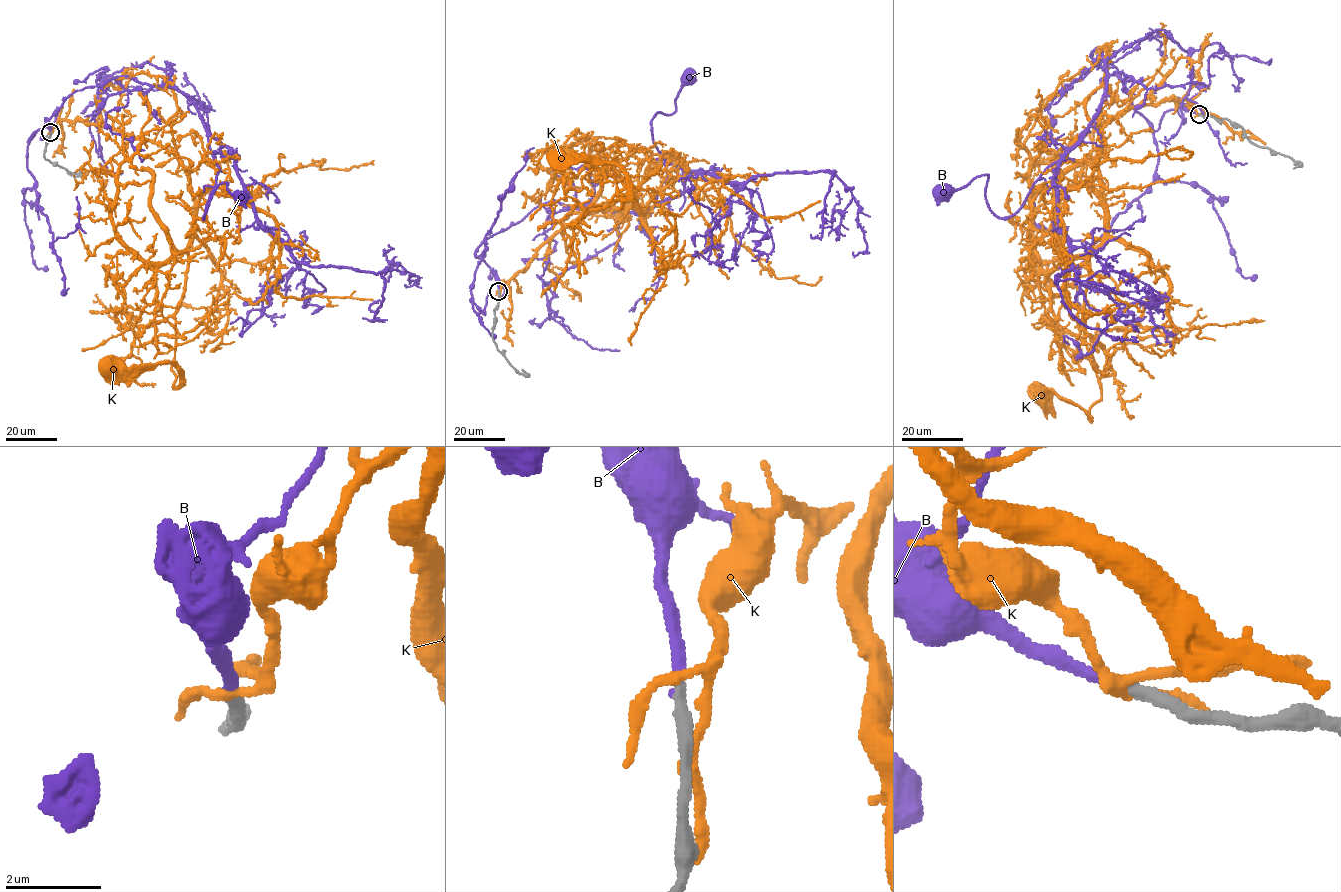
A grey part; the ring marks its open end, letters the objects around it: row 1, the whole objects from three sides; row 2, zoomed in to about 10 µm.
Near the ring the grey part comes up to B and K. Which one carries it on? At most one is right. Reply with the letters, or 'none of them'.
B

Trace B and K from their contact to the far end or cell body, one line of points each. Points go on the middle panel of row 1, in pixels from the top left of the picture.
B: (498, 291), (476, 249), (536, 207), (641, 214), (656, 203), (667, 177), (651, 120), (676, 110), (691, 79)
K: (499, 290), (580, 218), (643, 211), (631, 194), (620, 209), (627, 189), (617, 165), (558, 158)

